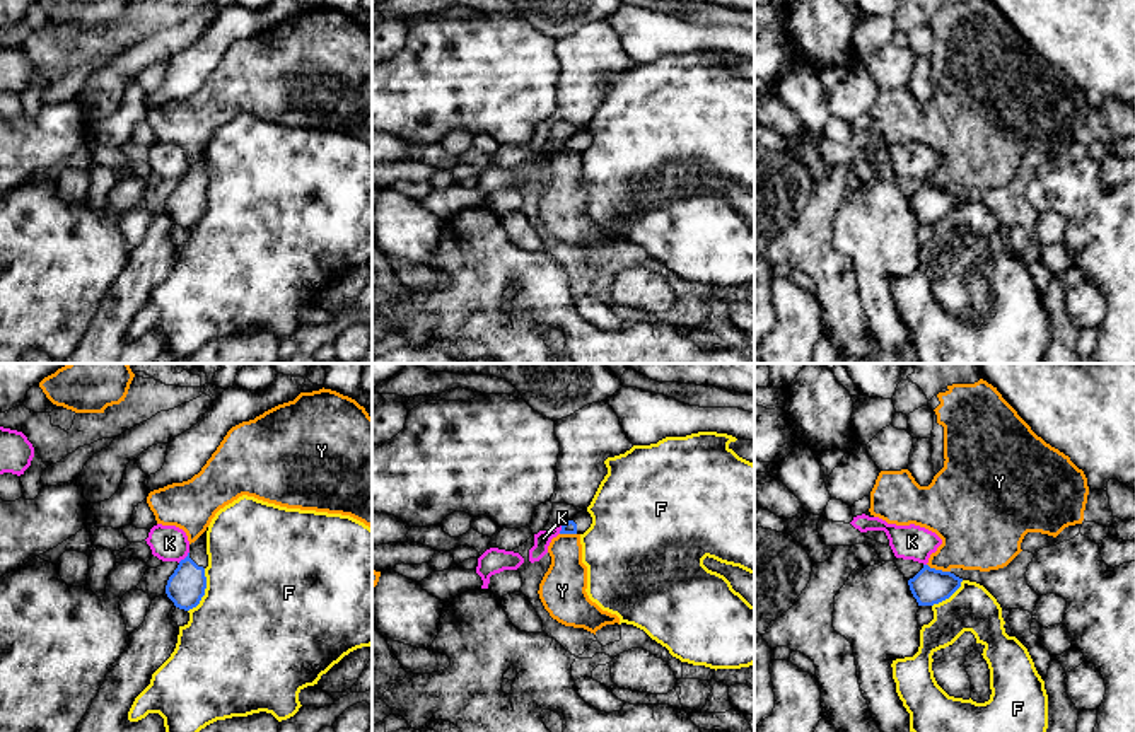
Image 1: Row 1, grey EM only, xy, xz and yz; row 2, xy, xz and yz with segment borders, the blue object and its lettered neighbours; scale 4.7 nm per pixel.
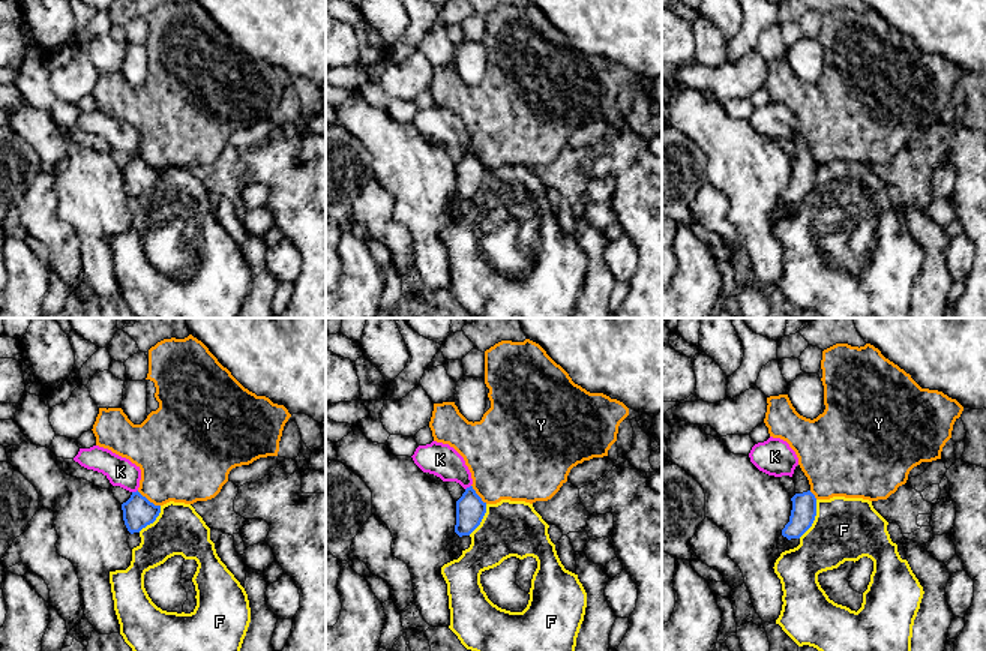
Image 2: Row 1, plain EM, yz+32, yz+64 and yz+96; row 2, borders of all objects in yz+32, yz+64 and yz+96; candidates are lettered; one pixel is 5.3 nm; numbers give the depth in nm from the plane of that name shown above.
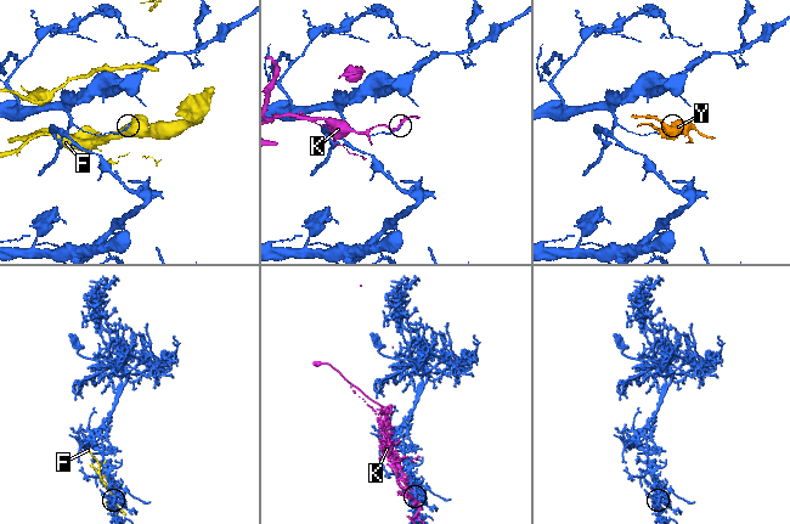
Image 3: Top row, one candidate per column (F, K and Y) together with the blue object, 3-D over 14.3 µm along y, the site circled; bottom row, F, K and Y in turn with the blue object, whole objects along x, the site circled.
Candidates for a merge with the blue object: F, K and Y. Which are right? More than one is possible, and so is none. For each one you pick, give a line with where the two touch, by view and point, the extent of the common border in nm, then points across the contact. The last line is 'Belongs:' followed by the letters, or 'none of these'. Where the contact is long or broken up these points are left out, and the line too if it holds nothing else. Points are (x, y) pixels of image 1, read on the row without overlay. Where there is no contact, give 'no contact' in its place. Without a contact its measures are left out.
Belongs: none of these

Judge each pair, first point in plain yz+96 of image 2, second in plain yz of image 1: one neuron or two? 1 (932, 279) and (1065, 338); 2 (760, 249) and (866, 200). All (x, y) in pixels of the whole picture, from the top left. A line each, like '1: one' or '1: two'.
1: one
2: one

